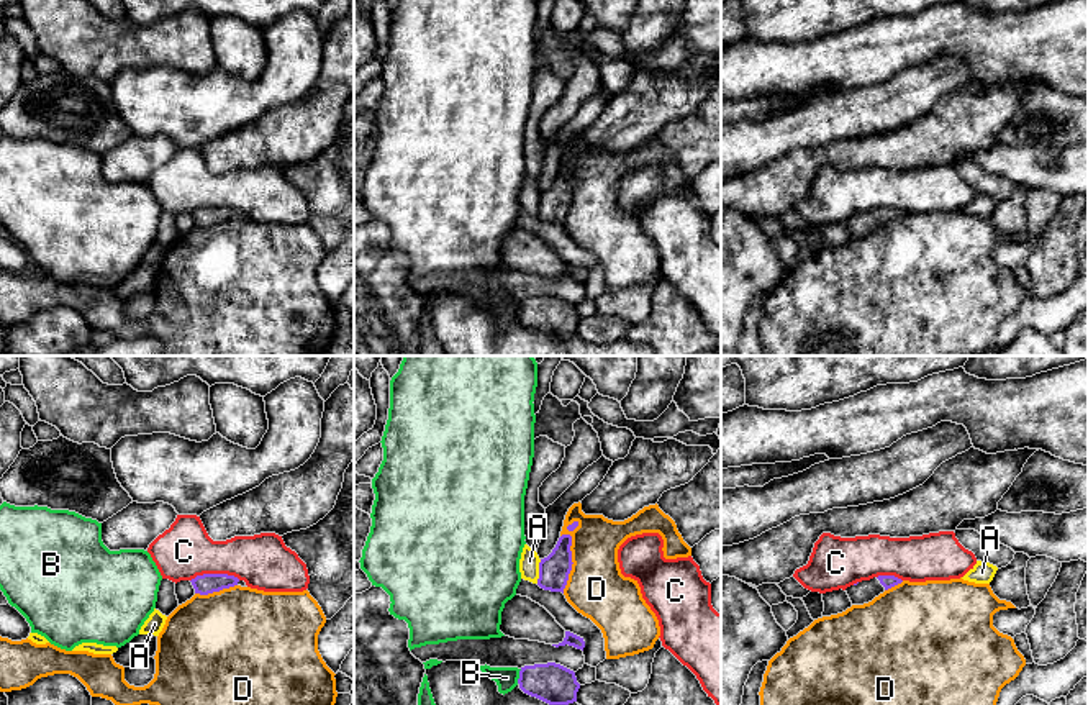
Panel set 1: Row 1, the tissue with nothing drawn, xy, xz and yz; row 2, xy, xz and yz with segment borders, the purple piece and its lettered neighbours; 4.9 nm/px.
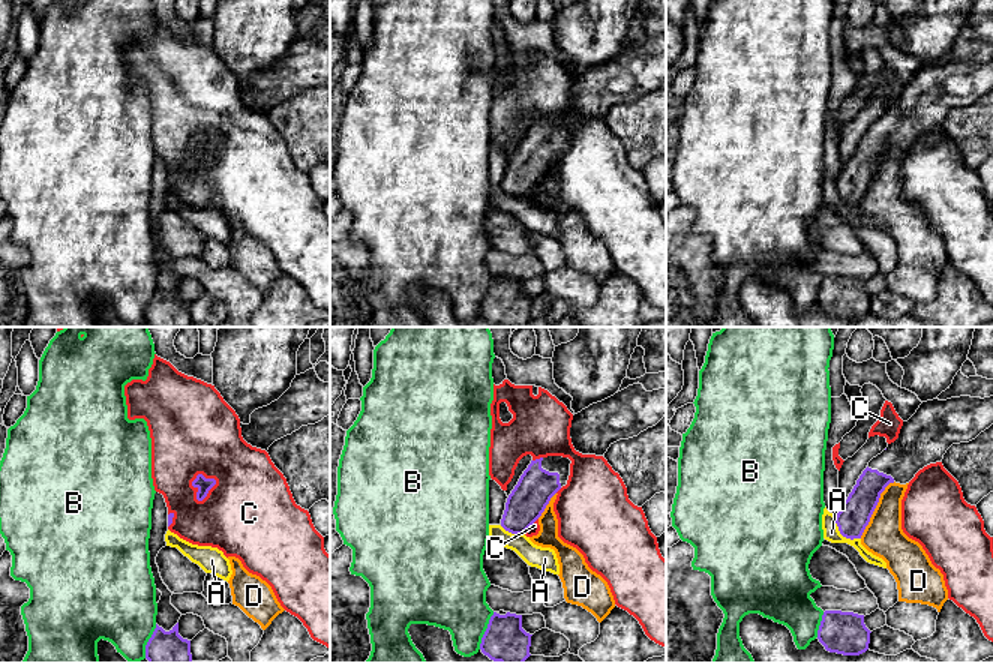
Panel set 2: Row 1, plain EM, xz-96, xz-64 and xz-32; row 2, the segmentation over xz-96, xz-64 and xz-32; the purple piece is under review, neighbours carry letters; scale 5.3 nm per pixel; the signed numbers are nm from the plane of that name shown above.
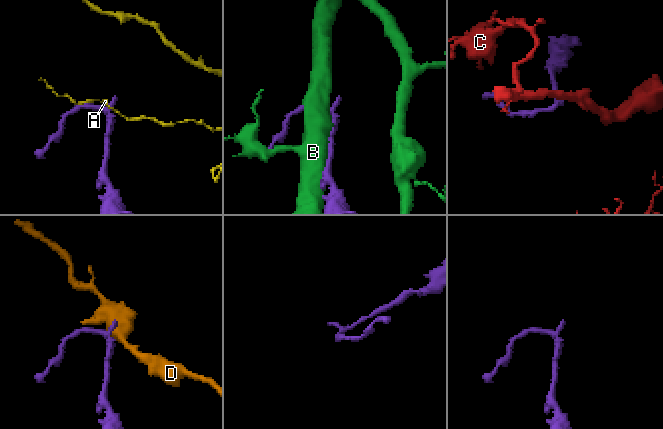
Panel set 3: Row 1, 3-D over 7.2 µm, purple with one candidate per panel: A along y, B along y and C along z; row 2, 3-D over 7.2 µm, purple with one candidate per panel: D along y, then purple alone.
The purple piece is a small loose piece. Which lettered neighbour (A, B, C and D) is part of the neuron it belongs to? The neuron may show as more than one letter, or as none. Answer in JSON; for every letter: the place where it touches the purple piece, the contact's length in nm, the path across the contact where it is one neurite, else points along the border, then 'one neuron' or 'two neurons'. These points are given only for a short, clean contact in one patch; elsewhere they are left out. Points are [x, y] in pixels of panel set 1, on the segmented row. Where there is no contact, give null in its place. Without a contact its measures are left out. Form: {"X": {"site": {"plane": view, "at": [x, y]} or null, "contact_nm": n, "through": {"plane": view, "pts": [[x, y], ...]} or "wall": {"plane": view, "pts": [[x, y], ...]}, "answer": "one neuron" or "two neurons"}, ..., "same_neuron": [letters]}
{"A": {"site": {"plane": "xz", "at": [539, 571]}, "contact_nm": 120, "answer": "two neurons"}, "B": {"site": {"plane": "xz", "at": [520, 676]}, "contact_nm": 80, "answer": "two neurons"}, "C": {"site": {"plane": "xy", "at": [215, 574]}, "contact_nm": 240, "answer": "two neurons"}, "D": {"site": {"plane": "xz", "at": [571, 556]}, "contact_nm": 360, "answer": "two neurons"}, "same_neuron": []}

